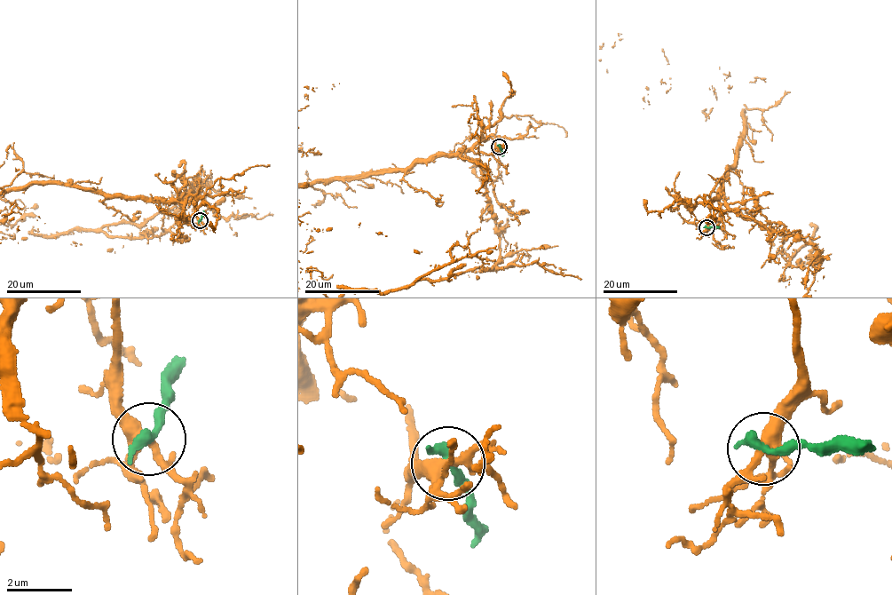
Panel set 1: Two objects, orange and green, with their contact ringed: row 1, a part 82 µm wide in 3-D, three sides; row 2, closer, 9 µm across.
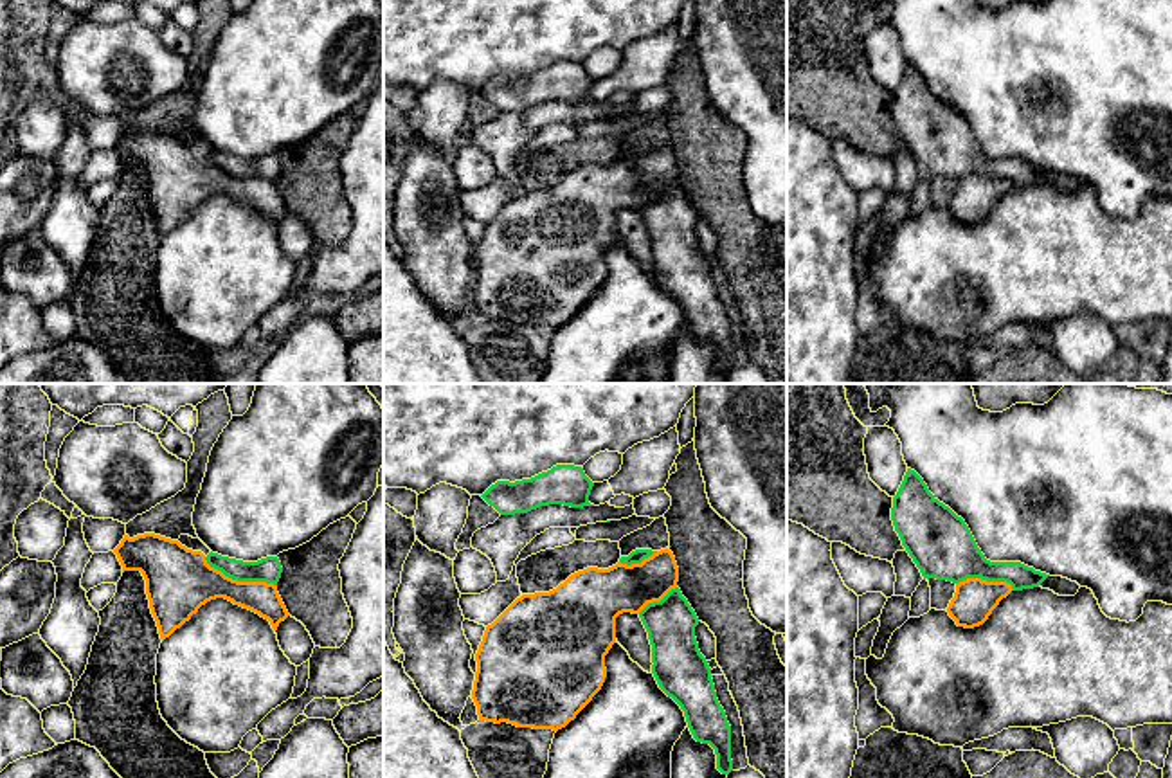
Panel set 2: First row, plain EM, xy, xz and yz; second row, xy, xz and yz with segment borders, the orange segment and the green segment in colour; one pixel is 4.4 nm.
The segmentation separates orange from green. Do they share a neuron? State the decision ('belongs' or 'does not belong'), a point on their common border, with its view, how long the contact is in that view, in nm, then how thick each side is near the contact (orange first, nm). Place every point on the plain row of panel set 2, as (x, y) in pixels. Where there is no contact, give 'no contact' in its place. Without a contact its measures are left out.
does not belong; contact xy (240, 179); length 360 nm; calibres 260 and 120 nm

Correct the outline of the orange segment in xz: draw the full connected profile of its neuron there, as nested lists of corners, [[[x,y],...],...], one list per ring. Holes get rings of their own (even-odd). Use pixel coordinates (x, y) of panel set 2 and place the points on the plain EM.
[[[666,144],[641,160],[587,164],[549,189],[517,194],[486,223],[475,250],[472,295],[479,317],[553,328],[565,324],[605,279],[605,252],[616,240],[616,214],[639,211],[648,200],[661,198],[677,178],[679,164]]]

